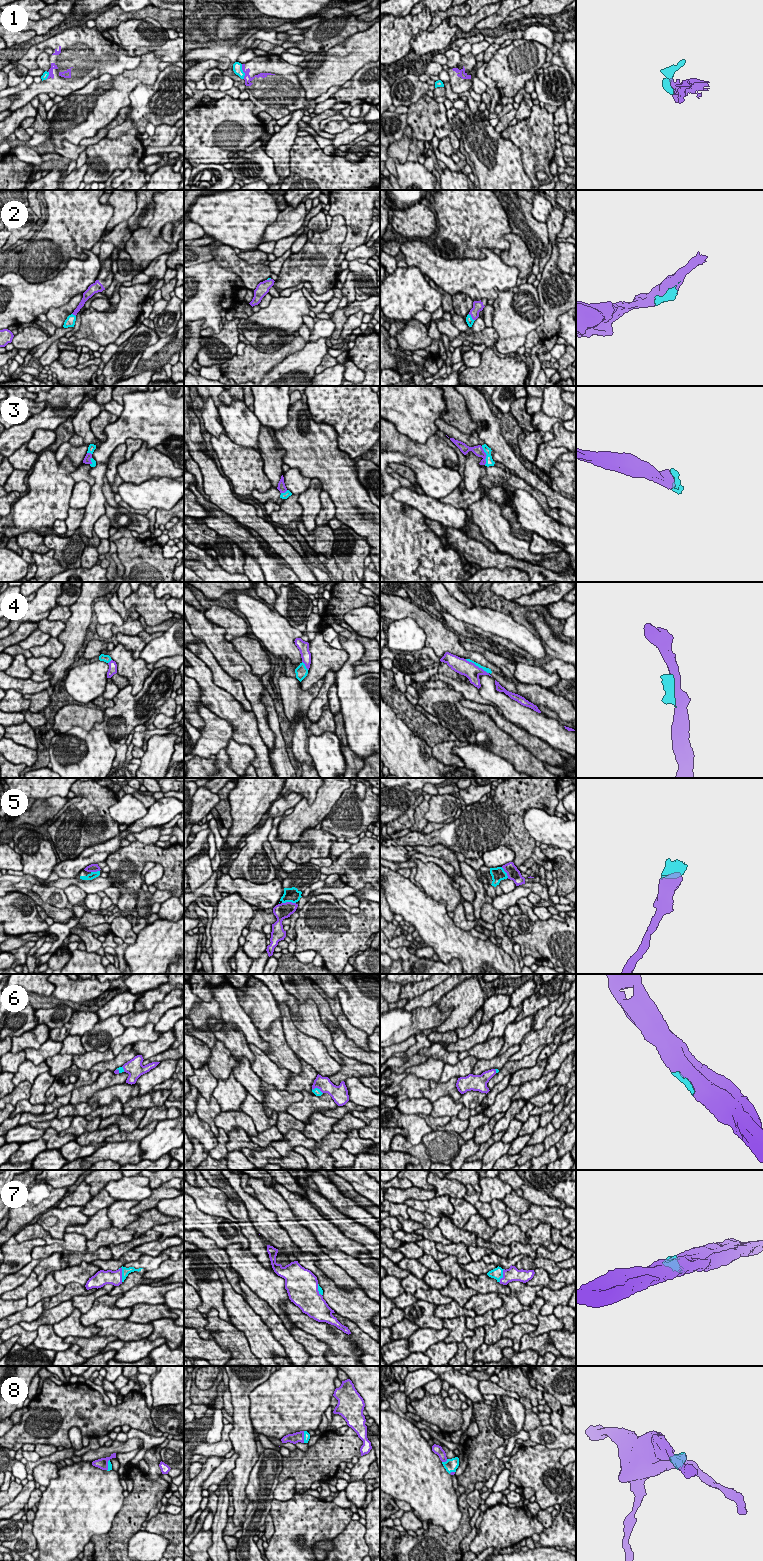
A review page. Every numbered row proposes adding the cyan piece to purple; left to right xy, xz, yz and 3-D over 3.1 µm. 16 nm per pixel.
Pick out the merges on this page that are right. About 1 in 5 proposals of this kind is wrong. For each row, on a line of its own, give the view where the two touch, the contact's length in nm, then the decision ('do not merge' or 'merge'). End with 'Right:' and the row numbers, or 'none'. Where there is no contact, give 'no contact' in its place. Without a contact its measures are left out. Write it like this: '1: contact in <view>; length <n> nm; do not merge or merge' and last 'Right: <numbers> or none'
1: contact in xz; length 240 nm; do not merge
2: contact in yz; length 150 nm; merge
3: contact in yz; length 320 nm; merge
4: contact in yz; length 440 nm; do not merge
5: contact in xz; length 220 nm; merge
6: contact in xz; length 190 nm; merge
7: contact in xy; length 240 nm; merge
8: contact in xz; length 190 nm; merge
Right: 2, 3, 5, 6, 7, 8

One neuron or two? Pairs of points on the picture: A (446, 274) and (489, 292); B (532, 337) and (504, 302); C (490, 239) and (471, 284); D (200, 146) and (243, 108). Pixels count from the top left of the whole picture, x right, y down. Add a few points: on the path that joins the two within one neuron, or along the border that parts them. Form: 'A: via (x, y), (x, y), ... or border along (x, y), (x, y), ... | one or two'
A: via (457, 276), (470, 276), (478, 281) | one
B: border along (535, 329), (527, 334), (523, 345) | two
C: border along (492, 249), (483, 248), (480, 259), (464, 258) | two
D: via (204, 133), (225, 110), (229, 110) | one

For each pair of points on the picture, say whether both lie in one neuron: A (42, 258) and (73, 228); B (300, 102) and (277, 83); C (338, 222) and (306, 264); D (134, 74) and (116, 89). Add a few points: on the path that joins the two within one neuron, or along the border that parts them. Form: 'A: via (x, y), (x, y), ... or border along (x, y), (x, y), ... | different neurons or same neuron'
A: via (50, 250), (65, 235) | same neuron
B: via (294, 96), (283, 85) | same neuron
C: via (337, 234), (317, 257) | same neuron
D: via (130, 78), (120, 86) | same neuron

